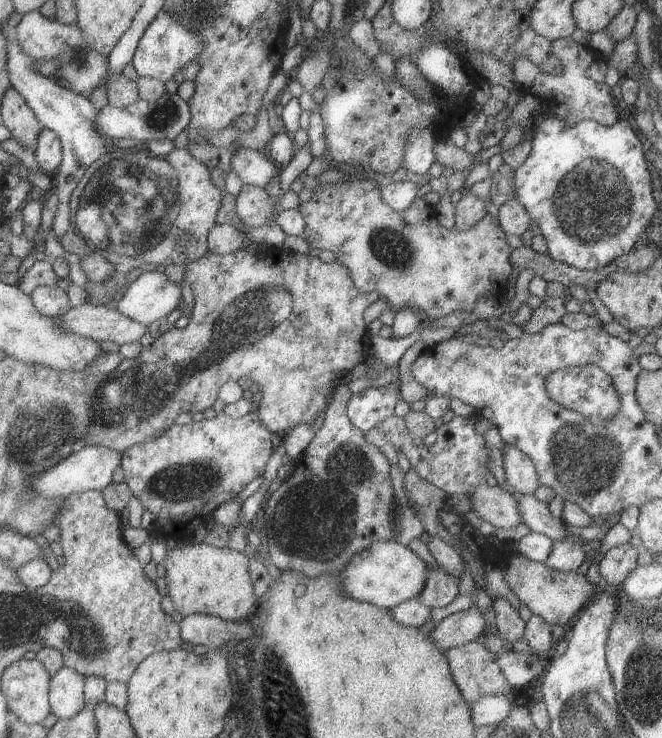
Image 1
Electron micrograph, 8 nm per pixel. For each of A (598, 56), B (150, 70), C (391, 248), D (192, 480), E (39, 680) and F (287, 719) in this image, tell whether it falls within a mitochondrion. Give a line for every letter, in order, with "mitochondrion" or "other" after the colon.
A: other
B: other
C: mitochondrion
D: mitochondrion
E: other
F: mitochondrion

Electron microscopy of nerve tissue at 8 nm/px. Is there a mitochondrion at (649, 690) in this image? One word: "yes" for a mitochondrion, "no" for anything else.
yes

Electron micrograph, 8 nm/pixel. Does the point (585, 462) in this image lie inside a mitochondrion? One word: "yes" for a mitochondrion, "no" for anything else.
yes

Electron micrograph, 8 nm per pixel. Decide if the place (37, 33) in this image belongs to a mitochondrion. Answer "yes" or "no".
no

